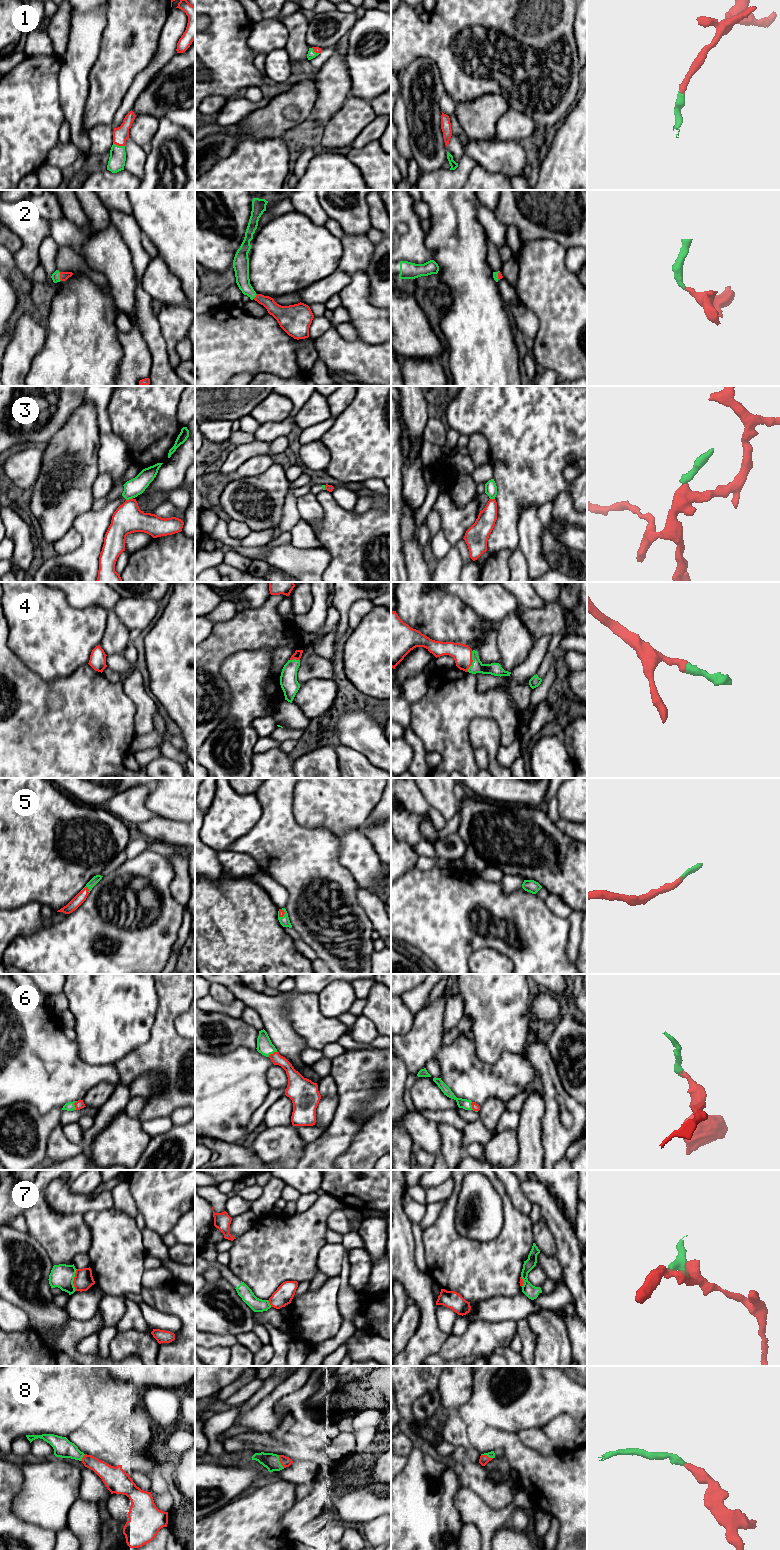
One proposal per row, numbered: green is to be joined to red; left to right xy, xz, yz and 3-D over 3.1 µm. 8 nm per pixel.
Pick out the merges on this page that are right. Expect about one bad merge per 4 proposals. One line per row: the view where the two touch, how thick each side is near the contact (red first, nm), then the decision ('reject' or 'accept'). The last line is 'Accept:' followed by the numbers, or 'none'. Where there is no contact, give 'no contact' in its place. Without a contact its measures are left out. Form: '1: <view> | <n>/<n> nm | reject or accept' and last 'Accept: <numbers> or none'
1: xy | 120/140 nm | accept
2: xy | 70/70 nm | accept
3: xy | 240/140 nm | reject
4: yz | 160/100 nm | accept
5: xy | 80/60 nm | accept
6: xy | 70/70 nm | accept
7: xy | 160/190 nm | reject
8: xz | 80/130 nm | accept
Accept: 1, 2, 4, 5, 6, 8

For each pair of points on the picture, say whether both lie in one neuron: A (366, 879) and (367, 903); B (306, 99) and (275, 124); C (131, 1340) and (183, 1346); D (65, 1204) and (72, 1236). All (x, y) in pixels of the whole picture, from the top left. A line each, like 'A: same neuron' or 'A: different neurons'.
A: different neurons
B: same neuron
C: different neurons
D: different neurons

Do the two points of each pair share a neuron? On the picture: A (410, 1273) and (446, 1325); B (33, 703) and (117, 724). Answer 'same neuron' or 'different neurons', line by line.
A: different neurons
B: same neuron

